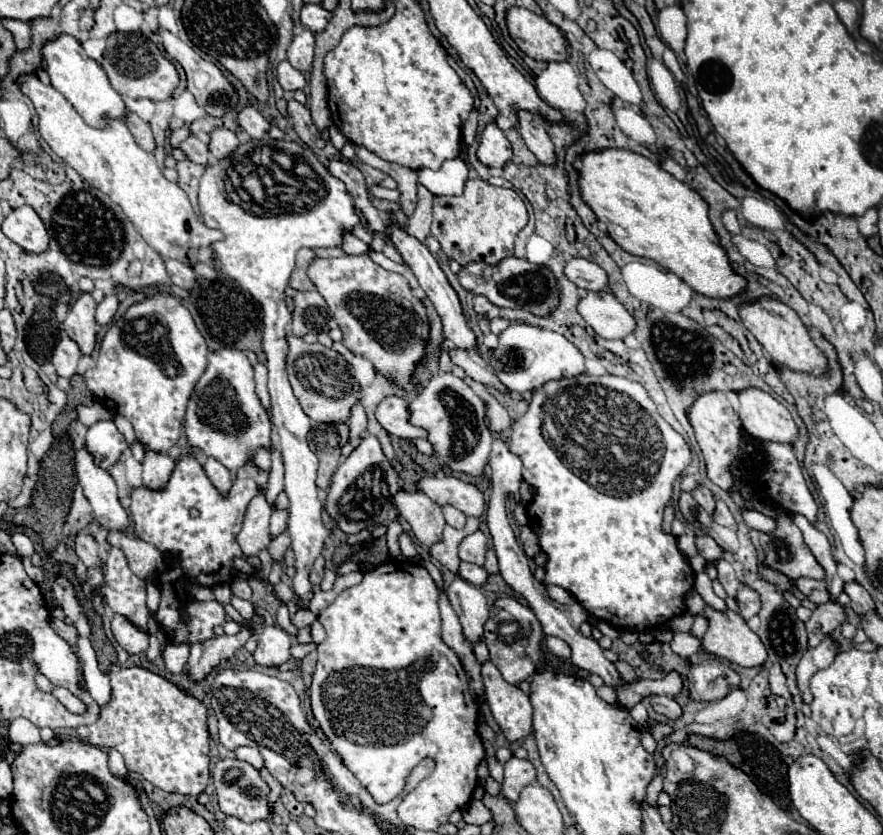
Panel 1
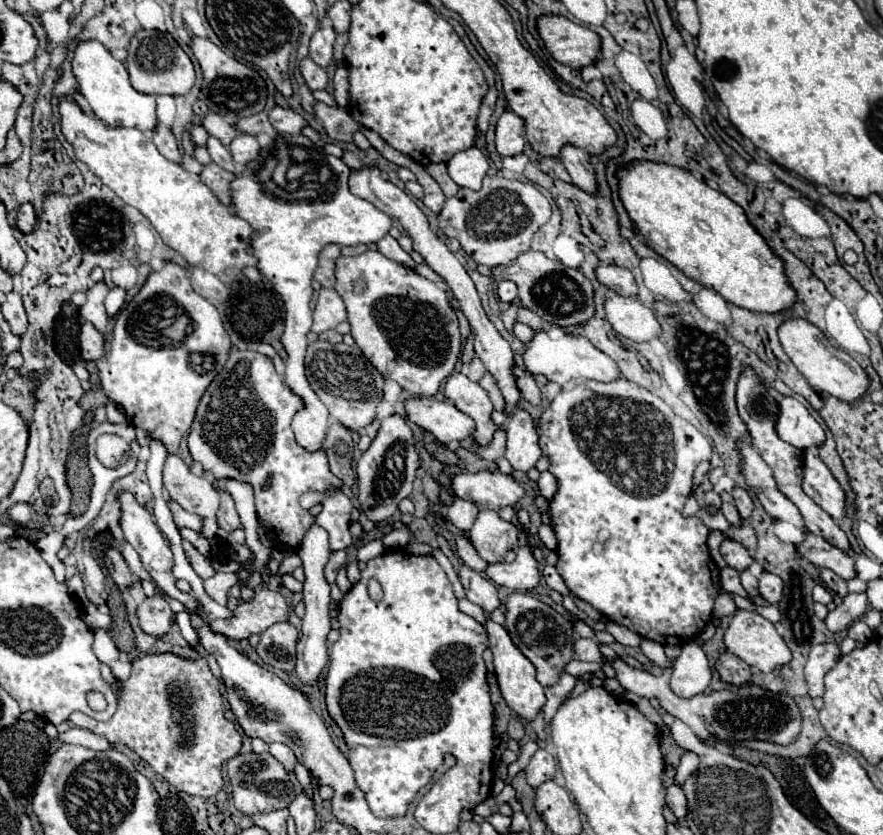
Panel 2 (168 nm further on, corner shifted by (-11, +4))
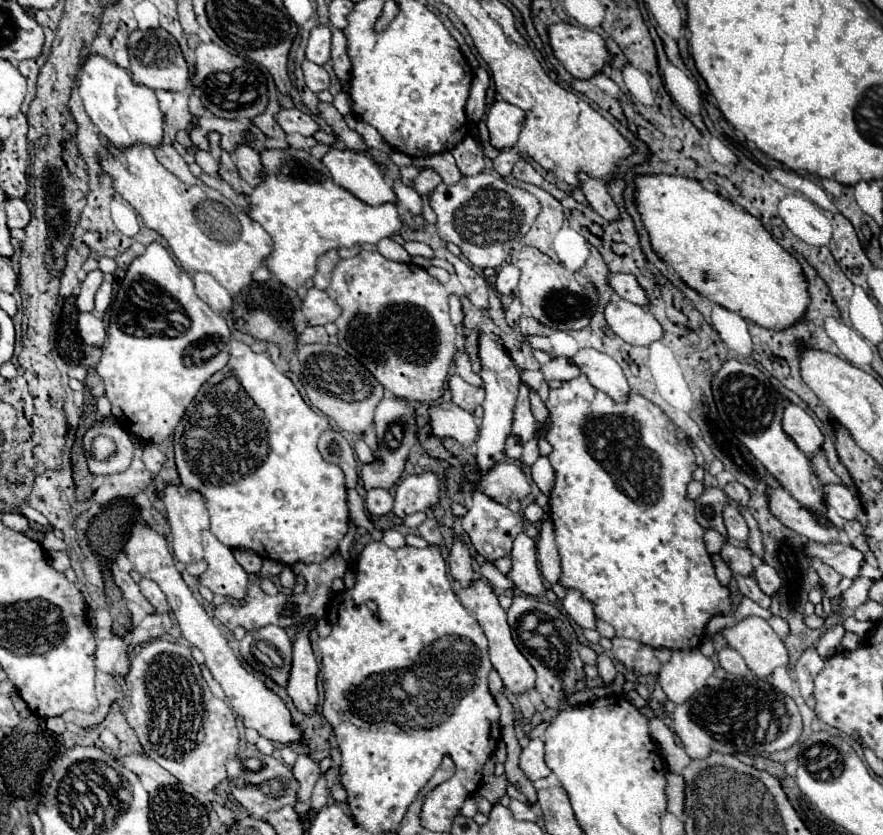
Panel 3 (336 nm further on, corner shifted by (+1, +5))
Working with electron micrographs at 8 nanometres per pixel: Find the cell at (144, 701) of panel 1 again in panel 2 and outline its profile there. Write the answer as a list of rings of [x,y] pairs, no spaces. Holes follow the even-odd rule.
[[[175,653],[143,655],[133,661],[133,671],[129,679],[120,685],[117,684],[106,664],[101,664],[100,672],[104,681],[113,687],[119,699],[119,707],[115,715],[109,721],[95,721],[83,713],[73,713],[69,717],[71,723],[105,737],[109,743],[127,745],[179,791],[199,795],[199,797],[211,797],[219,793],[219,789],[223,787],[223,775],[221,775],[223,763],[239,755],[243,745],[243,733],[239,725],[227,719],[223,713],[223,697],[219,691],[219,681],[213,677],[207,659],[203,657],[185,659]]]

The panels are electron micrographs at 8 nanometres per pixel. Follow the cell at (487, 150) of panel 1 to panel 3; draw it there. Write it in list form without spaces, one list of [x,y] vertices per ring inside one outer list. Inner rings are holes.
[[[505,100],[495,102],[491,110],[487,112],[487,128],[489,128],[491,146],[497,150],[513,148],[521,132],[523,120],[525,120],[525,112],[521,112],[521,108]]]

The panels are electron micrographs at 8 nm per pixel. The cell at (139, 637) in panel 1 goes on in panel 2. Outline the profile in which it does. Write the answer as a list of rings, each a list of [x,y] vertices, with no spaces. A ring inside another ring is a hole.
[[[155,593],[153,597],[147,597],[137,607],[137,615],[139,615],[141,629],[145,633],[151,633],[157,637],[163,637],[173,623],[173,611],[171,611],[167,599],[159,593]]]

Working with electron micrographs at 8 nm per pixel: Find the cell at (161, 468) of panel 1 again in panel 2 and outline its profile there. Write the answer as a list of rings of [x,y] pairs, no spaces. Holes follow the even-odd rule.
[[[167,455],[165,467],[163,467],[163,485],[169,491],[169,497],[173,501],[177,501],[185,511],[195,513],[203,519],[203,527],[201,527],[201,537],[217,541],[217,543],[227,543],[227,545],[237,545],[237,543],[245,543],[245,535],[243,531],[225,531],[217,525],[217,509],[219,509],[219,491],[217,485],[213,481],[213,477],[197,477],[189,471],[189,467],[183,463],[181,457],[177,455]]]

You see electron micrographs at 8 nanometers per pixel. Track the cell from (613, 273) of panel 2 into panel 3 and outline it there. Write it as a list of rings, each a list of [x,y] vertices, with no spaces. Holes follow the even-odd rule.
[[[611,274],[609,276],[609,286],[613,288],[615,294],[619,294],[623,300],[629,300],[633,304],[647,304],[647,298],[645,298],[645,292],[641,290],[641,286],[637,284],[635,276],[631,274]]]

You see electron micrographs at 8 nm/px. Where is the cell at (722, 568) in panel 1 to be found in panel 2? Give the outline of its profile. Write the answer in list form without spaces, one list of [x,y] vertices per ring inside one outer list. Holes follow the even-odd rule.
[[[741,571],[741,585],[745,587],[745,591],[751,597],[759,597],[759,589],[757,589],[757,579],[749,573],[749,571]]]

